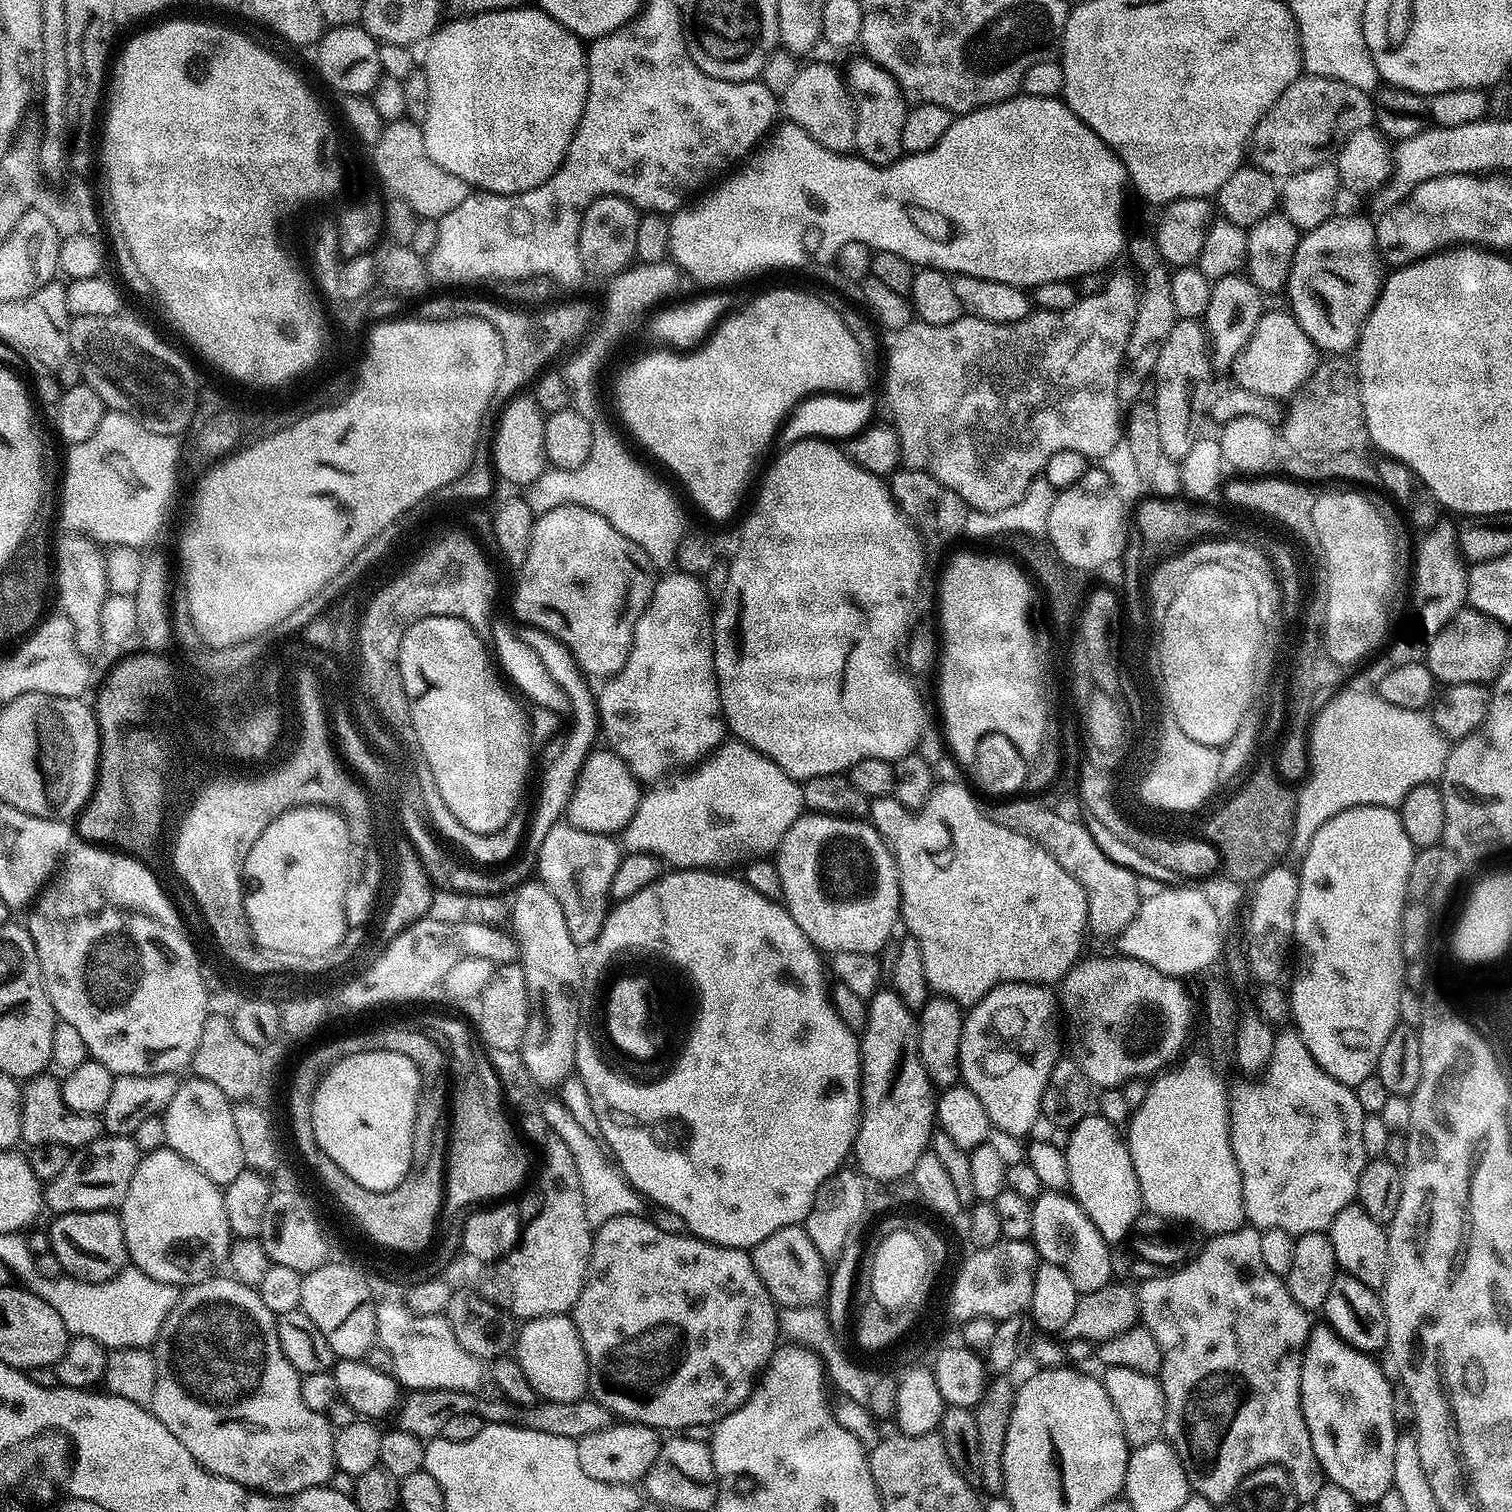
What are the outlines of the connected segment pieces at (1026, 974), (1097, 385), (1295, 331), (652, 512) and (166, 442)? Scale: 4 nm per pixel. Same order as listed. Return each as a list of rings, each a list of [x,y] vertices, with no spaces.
[[[944,782],[937,783],[936,789],[930,794],[930,798],[926,802],[926,806],[919,809],[917,812],[910,811],[906,806],[902,806],[902,802],[898,802],[895,796],[878,796],[871,801],[870,804],[870,823],[876,827],[878,834],[888,844],[888,849],[892,851],[892,856],[896,860],[896,869],[898,870],[898,882],[900,883],[900,914],[902,917],[902,924],[906,929],[907,935],[912,936],[917,942],[918,946],[922,950],[922,966],[926,966],[926,982],[929,989],[933,993],[949,996],[950,999],[961,1006],[971,1006],[977,1004],[980,999],[991,989],[997,988],[1000,984],[1039,984],[1041,986],[1056,986],[1063,980],[1064,975],[1071,970],[1072,965],[1077,963],[1081,959],[1080,947],[1084,944],[1084,936],[1088,932],[1088,903],[1086,902],[1086,894],[1082,890],[1082,886],[1078,886],[1078,882],[1074,878],[1070,878],[1070,874],[1066,874],[1066,870],[1062,870],[1062,866],[1058,866],[1058,862],[1054,862],[1052,857],[1045,848],[1040,848],[1037,844],[1029,838],[1029,836],[1023,836],[1012,830],[1006,830],[1004,826],[998,826],[998,822],[992,820],[991,815],[986,814],[982,809],[976,805],[976,800],[963,788],[960,784],[944,784]]]
[[[1131,275],[1129,276],[1109,279],[1102,291],[1077,299],[1076,304],[1070,306],[1070,310],[1036,310],[1017,324],[995,324],[977,316],[962,314],[946,326],[913,322],[907,324],[901,332],[895,333],[891,337],[892,345],[888,348],[888,373],[884,376],[884,396],[888,399],[889,410],[892,411],[891,423],[900,438],[900,459],[903,467],[930,474],[930,478],[938,478],[938,482],[954,490],[954,494],[958,494],[958,498],[962,498],[962,502],[967,504],[969,509],[994,514],[998,510],[1006,510],[1006,506],[1014,506],[1014,502],[1018,502],[1018,498],[1026,494],[1030,482],[1043,473],[1046,462],[1050,462],[1050,458],[1053,454],[1058,454],[1058,450],[1078,450],[1078,454],[1089,458],[1110,455],[1115,450],[1116,443],[1120,444],[1122,440],[1122,401],[1118,394],[1118,374],[1124,363],[1126,342],[1130,338],[1136,313],[1138,284]]]
[[[1265,311],[1250,342],[1230,364],[1233,374],[1236,375],[1235,383],[1239,387],[1277,402],[1292,397],[1310,378],[1310,374],[1314,374],[1318,363],[1318,350],[1314,342],[1306,338],[1306,330],[1298,326],[1291,311],[1283,311]]]
[[[592,420],[592,445],[590,458],[582,462],[578,470],[552,468],[546,470],[533,483],[527,485],[526,499],[534,514],[549,512],[563,504],[586,506],[594,514],[602,514],[618,534],[626,534],[630,542],[642,546],[642,550],[660,570],[668,570],[676,563],[678,546],[686,535],[684,516],[680,504],[664,484],[659,484],[612,433],[604,420]]]
[[[105,411],[102,422],[98,422],[98,430],[86,438],[86,442],[78,442],[67,449],[68,461],[64,464],[64,501],[60,504],[60,520],[65,524],[67,531],[72,534],[89,536],[101,546],[134,546],[143,549],[144,544],[148,544],[160,532],[160,527],[164,524],[164,519],[168,516],[168,507],[172,504],[172,499],[176,496],[176,471],[182,468],[182,444],[177,437],[167,436],[166,434],[154,434],[154,430],[146,430],[142,422],[138,422],[132,416],[124,412]]]

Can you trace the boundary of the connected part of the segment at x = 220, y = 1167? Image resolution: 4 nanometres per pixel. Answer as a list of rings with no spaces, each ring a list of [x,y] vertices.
[[[199,1078],[191,1079],[188,1081],[185,1079],[181,1083],[174,1098],[170,1098],[170,1106],[162,1114],[166,1126],[166,1145],[173,1148],[182,1158],[186,1158],[186,1162],[202,1170],[202,1174],[206,1174],[210,1182],[223,1186],[234,1182],[234,1178],[238,1178],[238,1174],[246,1170],[242,1158],[242,1142],[238,1142],[238,1130],[234,1127],[234,1114],[232,1113],[234,1104],[226,1094],[222,1094],[222,1090],[218,1090],[218,1086],[214,1086],[214,1082],[206,1082]]]

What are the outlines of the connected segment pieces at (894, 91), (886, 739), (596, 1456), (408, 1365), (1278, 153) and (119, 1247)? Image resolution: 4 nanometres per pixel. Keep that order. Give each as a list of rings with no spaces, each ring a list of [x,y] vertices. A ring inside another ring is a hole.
[[[859,59],[853,62],[848,73],[849,91],[852,93],[852,103],[856,106],[855,151],[861,160],[869,160],[872,164],[892,164],[905,155],[902,125],[906,122],[910,104],[890,73],[882,70],[882,66],[873,60]]]
[[[823,438],[800,440],[785,447],[780,452],[781,456],[769,466],[760,484],[756,505],[740,532],[736,557],[728,564],[726,594],[718,601],[717,608],[720,609],[715,609],[712,622],[714,670],[720,691],[720,710],[727,731],[801,782],[822,774],[847,773],[848,769],[862,762],[862,758],[882,758],[895,762],[913,755],[926,725],[924,700],[912,681],[913,673],[905,663],[908,640],[913,631],[912,610],[920,590],[926,548],[919,532],[892,500],[889,485],[881,477],[858,467],[843,447],[835,446],[835,443]]]
[[[613,1422],[606,1430],[586,1434],[586,1438],[576,1441],[576,1449],[578,1462],[582,1462],[582,1470],[586,1470],[590,1478],[598,1478],[598,1482],[635,1485],[643,1481],[650,1466],[654,1466],[661,1443],[662,1436],[657,1429],[647,1428],[644,1424]]]
[[[386,1300],[376,1307],[376,1338],[383,1348],[390,1350],[390,1358],[394,1358],[397,1381],[408,1390],[470,1392],[479,1389],[481,1361],[467,1353],[458,1338],[454,1338],[447,1315],[427,1316],[404,1304]]]
[[[1301,74],[1270,106],[1250,141],[1250,160],[1266,174],[1287,178],[1329,163],[1350,134],[1373,127],[1374,100],[1369,93],[1334,78]]]
[[[115,1211],[61,1212],[55,1219],[47,1234],[52,1243],[52,1252],[67,1275],[86,1284],[101,1284],[113,1280],[123,1268],[129,1267],[126,1238]]]

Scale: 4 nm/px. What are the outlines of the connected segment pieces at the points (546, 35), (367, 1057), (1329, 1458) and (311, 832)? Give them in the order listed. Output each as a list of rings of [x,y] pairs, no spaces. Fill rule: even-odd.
[[[535,6],[511,8],[501,12],[483,12],[477,16],[461,15],[456,19],[460,20],[454,21],[453,24],[441,23],[423,49],[425,52],[424,60],[422,56],[422,67],[430,82],[430,110],[422,125],[426,154],[430,154],[430,158],[434,158],[438,166],[442,166],[442,170],[462,178],[473,189],[482,192],[497,192],[503,196],[513,196],[516,192],[534,190],[545,184],[562,166],[566,158],[566,150],[578,130],[578,122],[582,118],[582,110],[586,106],[588,93],[588,57],[585,45],[580,37],[563,28],[557,20],[550,18]]]
[[[368,1052],[354,1054],[350,1058],[342,1058],[342,1062],[334,1065],[320,1079],[320,1085],[314,1094],[314,1102],[312,1103],[312,1129],[314,1130],[316,1145],[340,1169],[349,1172],[350,1177],[354,1178],[354,1182],[358,1182],[358,1186],[366,1186],[366,1190],[374,1190],[375,1192],[394,1190],[394,1186],[398,1186],[403,1178],[405,1178],[407,1171],[410,1170],[409,1141],[412,1139],[412,1131],[414,1130],[414,1118],[418,1115],[416,1103],[418,1102],[419,1092],[420,1074],[415,1068],[414,1062],[410,1062],[410,1058],[406,1058],[402,1054],[398,1054],[397,1052]]]
[[[1320,1322],[1313,1327],[1312,1333],[1308,1335],[1308,1346],[1304,1351],[1302,1358],[1302,1382],[1300,1383],[1300,1405],[1302,1406],[1302,1414],[1306,1418],[1306,1426],[1310,1430],[1310,1442],[1314,1442],[1314,1454],[1318,1454],[1318,1462],[1322,1466],[1325,1477],[1331,1483],[1342,1486],[1342,1490],[1346,1490],[1346,1494],[1350,1494],[1350,1498],[1356,1500],[1357,1505],[1372,1504],[1379,1505],[1380,1499],[1384,1494],[1389,1492],[1392,1487],[1392,1479],[1394,1478],[1394,1446],[1396,1445],[1396,1437],[1398,1435],[1398,1425],[1394,1418],[1394,1410],[1392,1409],[1392,1386],[1393,1381],[1388,1380],[1388,1376],[1375,1364],[1371,1355],[1358,1352],[1355,1348],[1348,1347],[1327,1323]]]
[[[319,807],[317,810],[284,812],[254,842],[244,863],[246,881],[244,905],[252,939],[271,950],[302,955],[326,955],[343,940],[344,891],[348,878],[349,823],[337,811]]]

